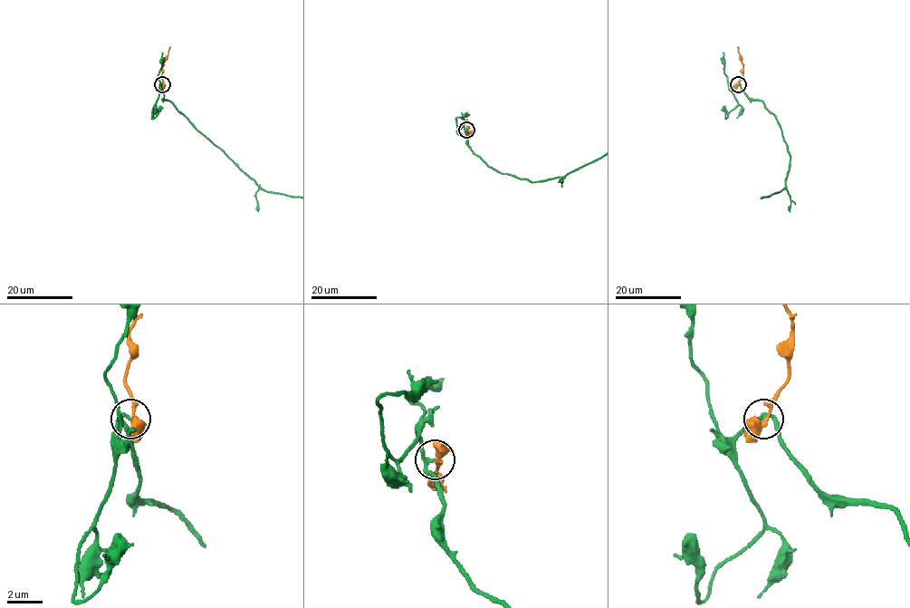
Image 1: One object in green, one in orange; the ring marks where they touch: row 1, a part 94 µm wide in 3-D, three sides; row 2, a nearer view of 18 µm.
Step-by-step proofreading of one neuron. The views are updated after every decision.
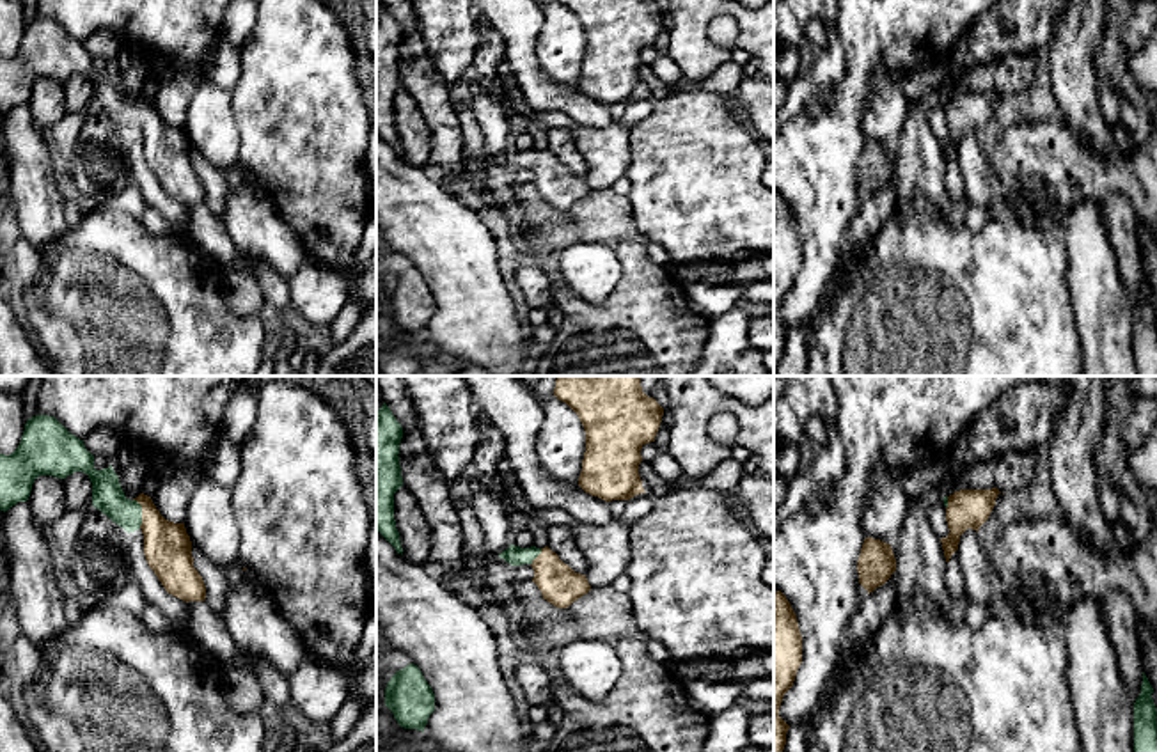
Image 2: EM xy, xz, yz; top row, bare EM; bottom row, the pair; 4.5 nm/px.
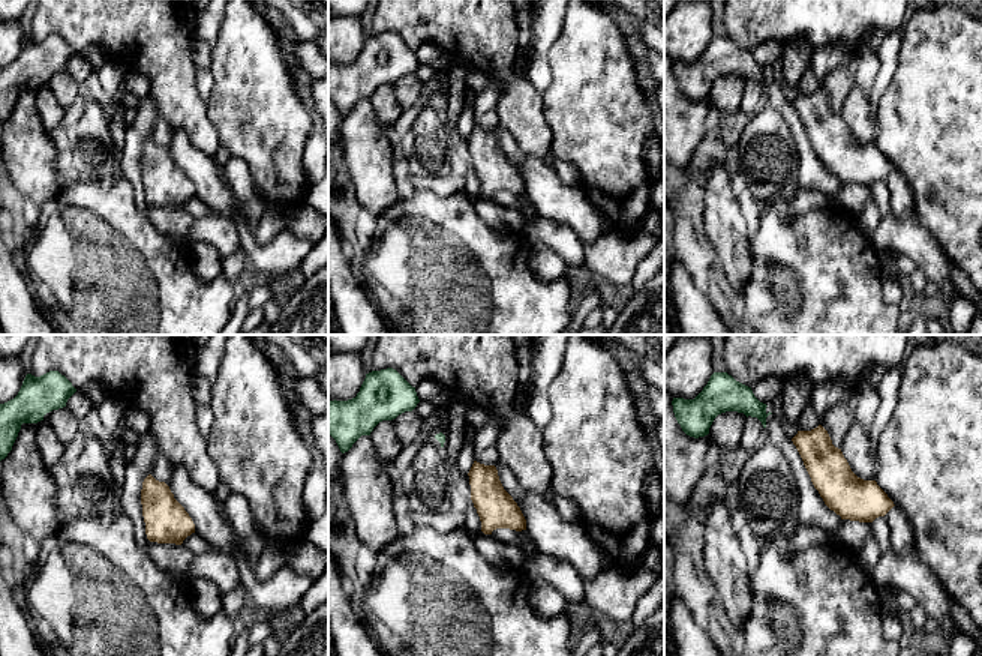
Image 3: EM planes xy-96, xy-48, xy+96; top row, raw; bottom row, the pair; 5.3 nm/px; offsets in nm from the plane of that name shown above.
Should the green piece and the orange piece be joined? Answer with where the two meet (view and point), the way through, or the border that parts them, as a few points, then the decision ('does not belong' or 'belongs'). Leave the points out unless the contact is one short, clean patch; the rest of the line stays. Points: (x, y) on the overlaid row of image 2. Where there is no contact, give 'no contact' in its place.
contact xy (141, 513); way xy (107, 495), (125, 513), (141, 513), (167, 547); belongs

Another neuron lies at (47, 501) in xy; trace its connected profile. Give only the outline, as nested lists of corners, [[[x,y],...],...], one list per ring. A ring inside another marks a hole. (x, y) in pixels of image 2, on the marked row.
[[[39,475],[27,502],[34,520],[48,529],[67,511],[64,481],[53,475]]]

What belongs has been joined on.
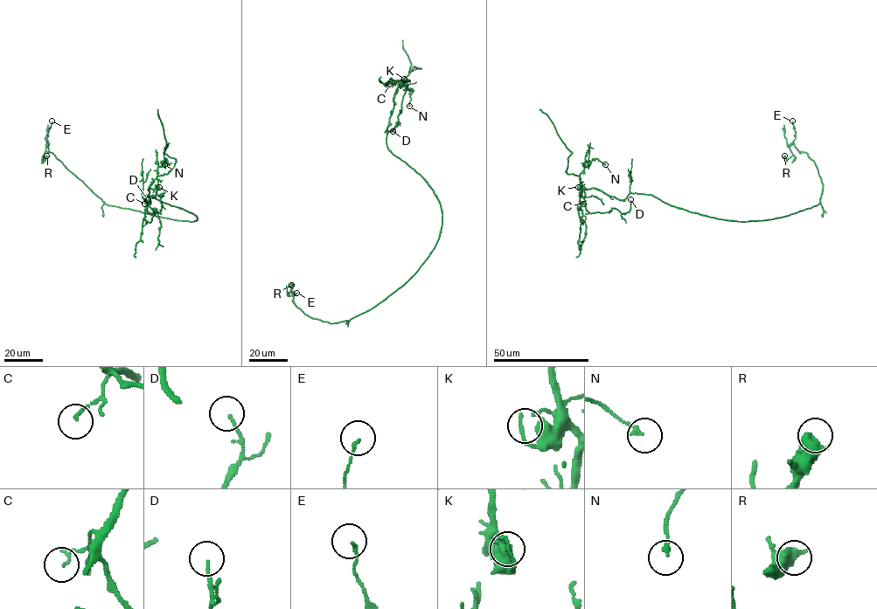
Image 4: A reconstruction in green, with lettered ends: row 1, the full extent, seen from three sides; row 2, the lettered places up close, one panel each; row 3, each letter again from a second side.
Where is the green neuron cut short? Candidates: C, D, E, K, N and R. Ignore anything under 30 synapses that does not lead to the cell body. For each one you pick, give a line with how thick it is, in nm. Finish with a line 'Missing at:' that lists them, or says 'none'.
Missing at: none

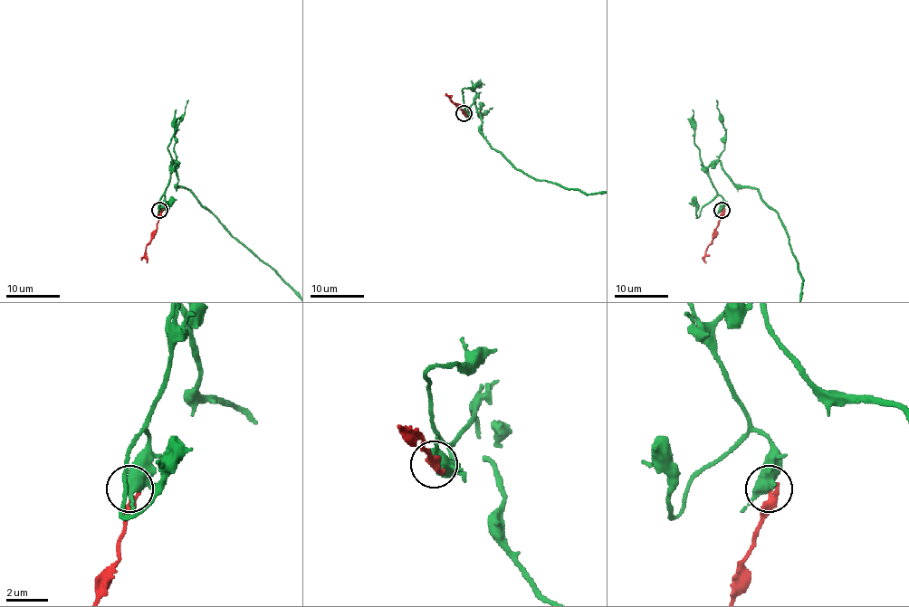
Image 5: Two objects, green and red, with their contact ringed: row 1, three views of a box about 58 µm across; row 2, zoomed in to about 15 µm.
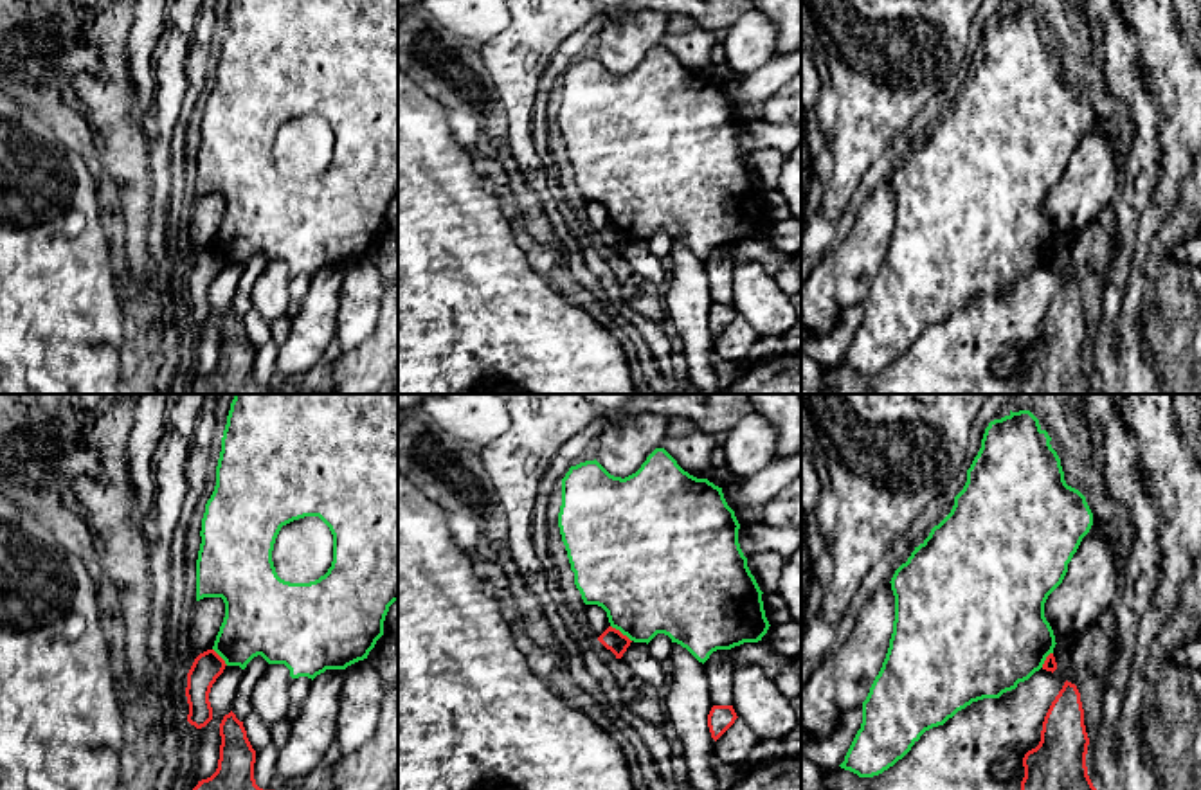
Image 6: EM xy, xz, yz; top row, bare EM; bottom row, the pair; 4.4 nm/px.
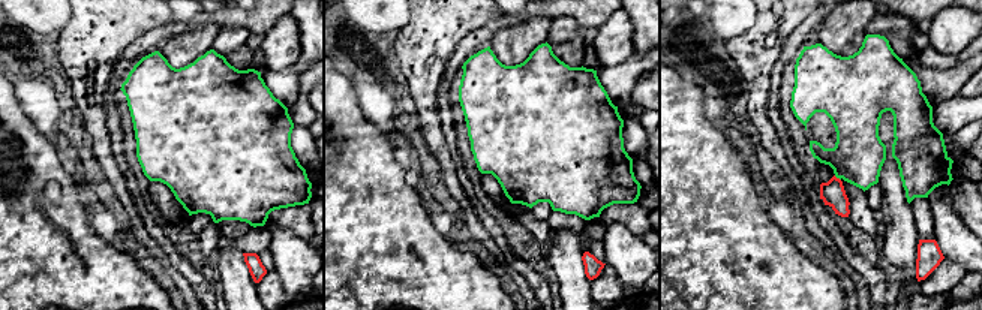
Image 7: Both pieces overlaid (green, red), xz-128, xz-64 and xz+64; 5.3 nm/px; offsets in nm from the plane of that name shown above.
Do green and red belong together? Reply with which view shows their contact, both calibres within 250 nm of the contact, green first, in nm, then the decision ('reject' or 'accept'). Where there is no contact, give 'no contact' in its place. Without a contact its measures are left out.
contact in xz; calibres 460 and 100 nm; reject

